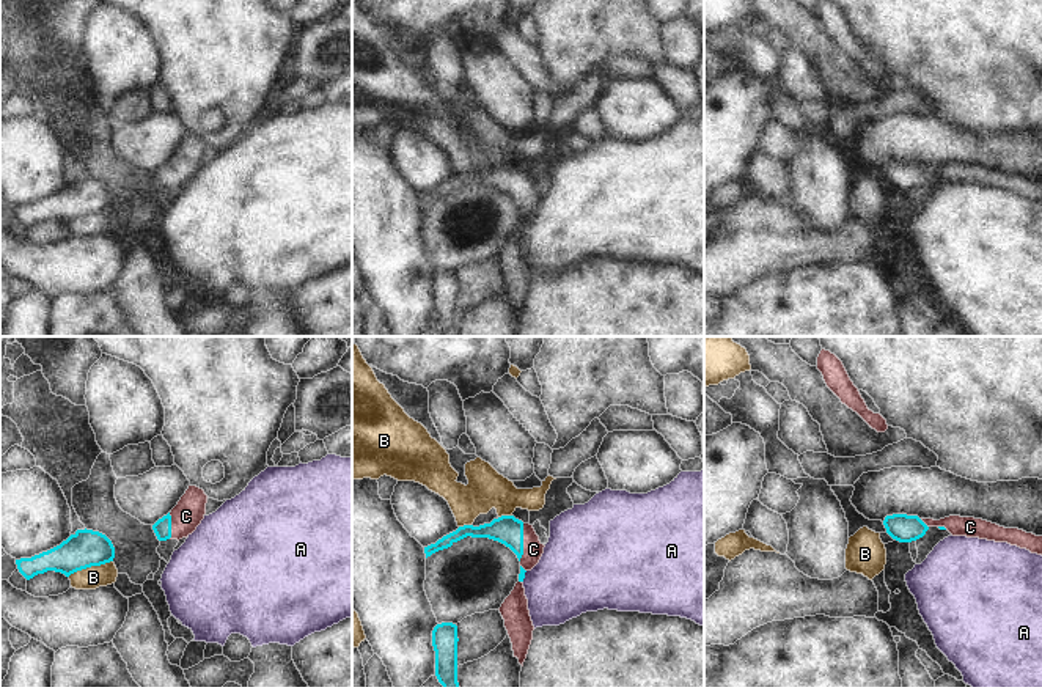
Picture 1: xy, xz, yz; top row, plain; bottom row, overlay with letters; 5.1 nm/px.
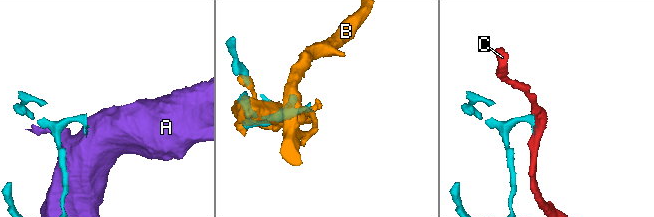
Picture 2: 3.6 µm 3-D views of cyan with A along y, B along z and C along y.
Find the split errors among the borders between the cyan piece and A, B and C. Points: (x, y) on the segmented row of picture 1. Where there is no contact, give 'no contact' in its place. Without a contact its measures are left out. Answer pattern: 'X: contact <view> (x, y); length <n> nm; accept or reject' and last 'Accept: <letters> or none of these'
A: contact xz (524, 577); length 70 nm; reject
B: contact xy (90, 566); length 240 nm; reject
C: contact xz (522, 543); length 190 nm; accept
Accept: C

